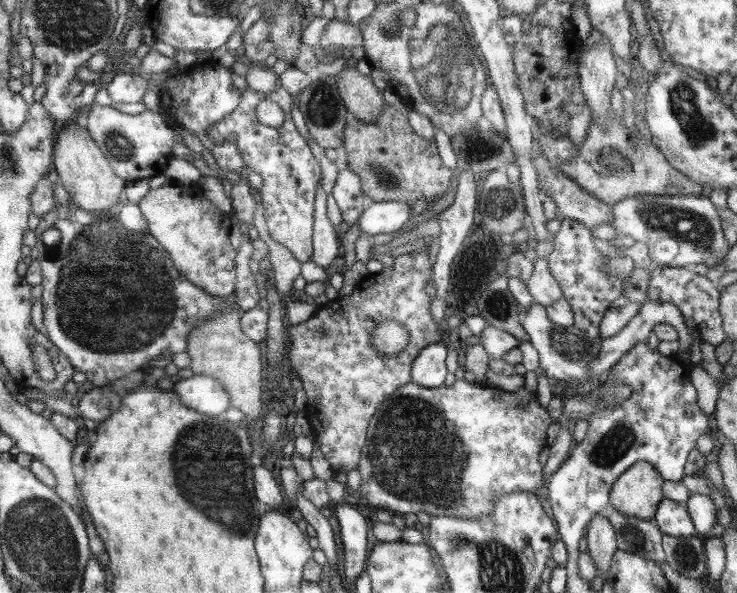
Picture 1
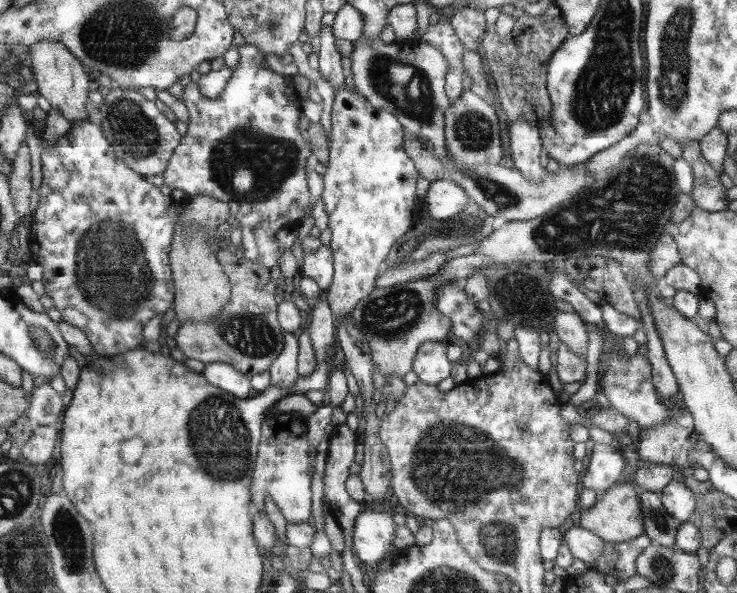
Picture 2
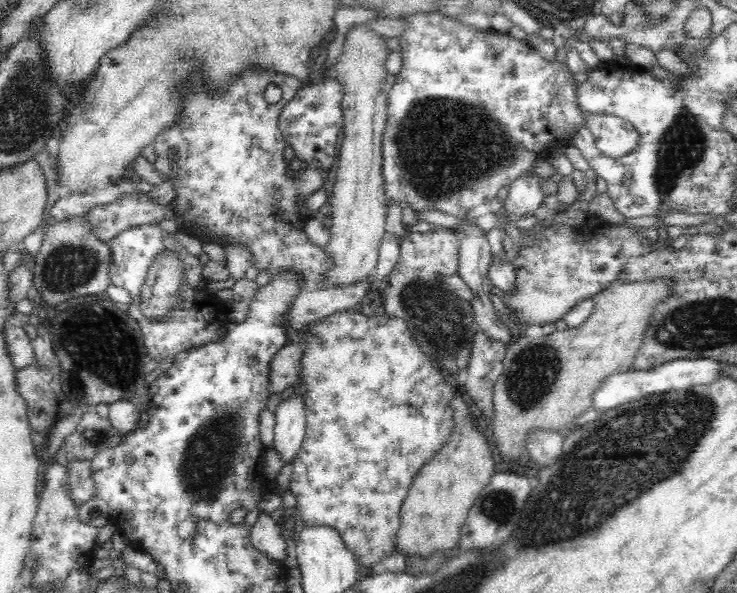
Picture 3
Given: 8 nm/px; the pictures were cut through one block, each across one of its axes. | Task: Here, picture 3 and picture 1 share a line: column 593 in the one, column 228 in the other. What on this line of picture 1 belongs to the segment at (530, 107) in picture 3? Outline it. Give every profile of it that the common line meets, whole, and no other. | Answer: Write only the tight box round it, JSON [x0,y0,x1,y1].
[209,82,319,263]

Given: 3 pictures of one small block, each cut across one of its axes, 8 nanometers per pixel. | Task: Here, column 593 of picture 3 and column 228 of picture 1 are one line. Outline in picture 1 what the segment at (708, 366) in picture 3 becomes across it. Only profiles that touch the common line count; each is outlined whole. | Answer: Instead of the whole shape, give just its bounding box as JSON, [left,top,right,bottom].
[171,374,229,416]

